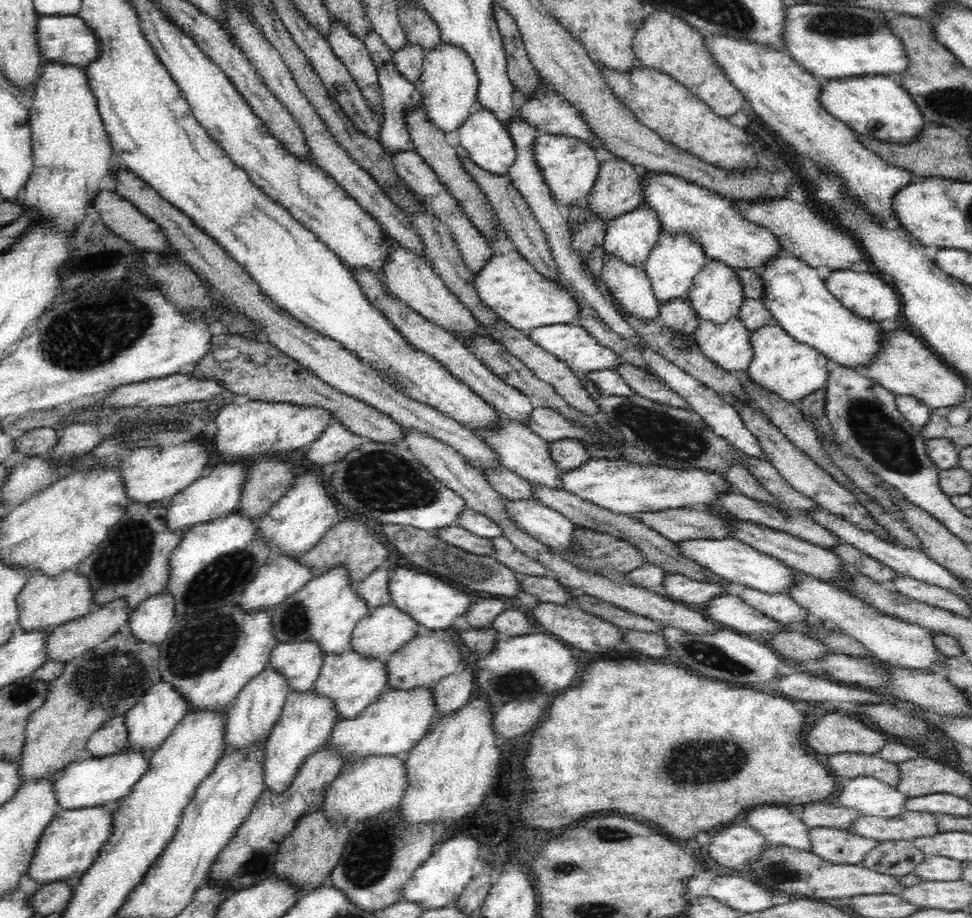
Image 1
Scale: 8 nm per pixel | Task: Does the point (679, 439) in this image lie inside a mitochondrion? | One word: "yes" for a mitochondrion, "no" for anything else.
yes

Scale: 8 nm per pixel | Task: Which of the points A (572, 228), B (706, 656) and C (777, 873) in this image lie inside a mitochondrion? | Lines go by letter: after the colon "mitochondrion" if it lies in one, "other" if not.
A: other
B: mitochondrion
C: mitochondrion

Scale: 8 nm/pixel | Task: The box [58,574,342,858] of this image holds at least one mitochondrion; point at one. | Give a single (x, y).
(106, 679)

